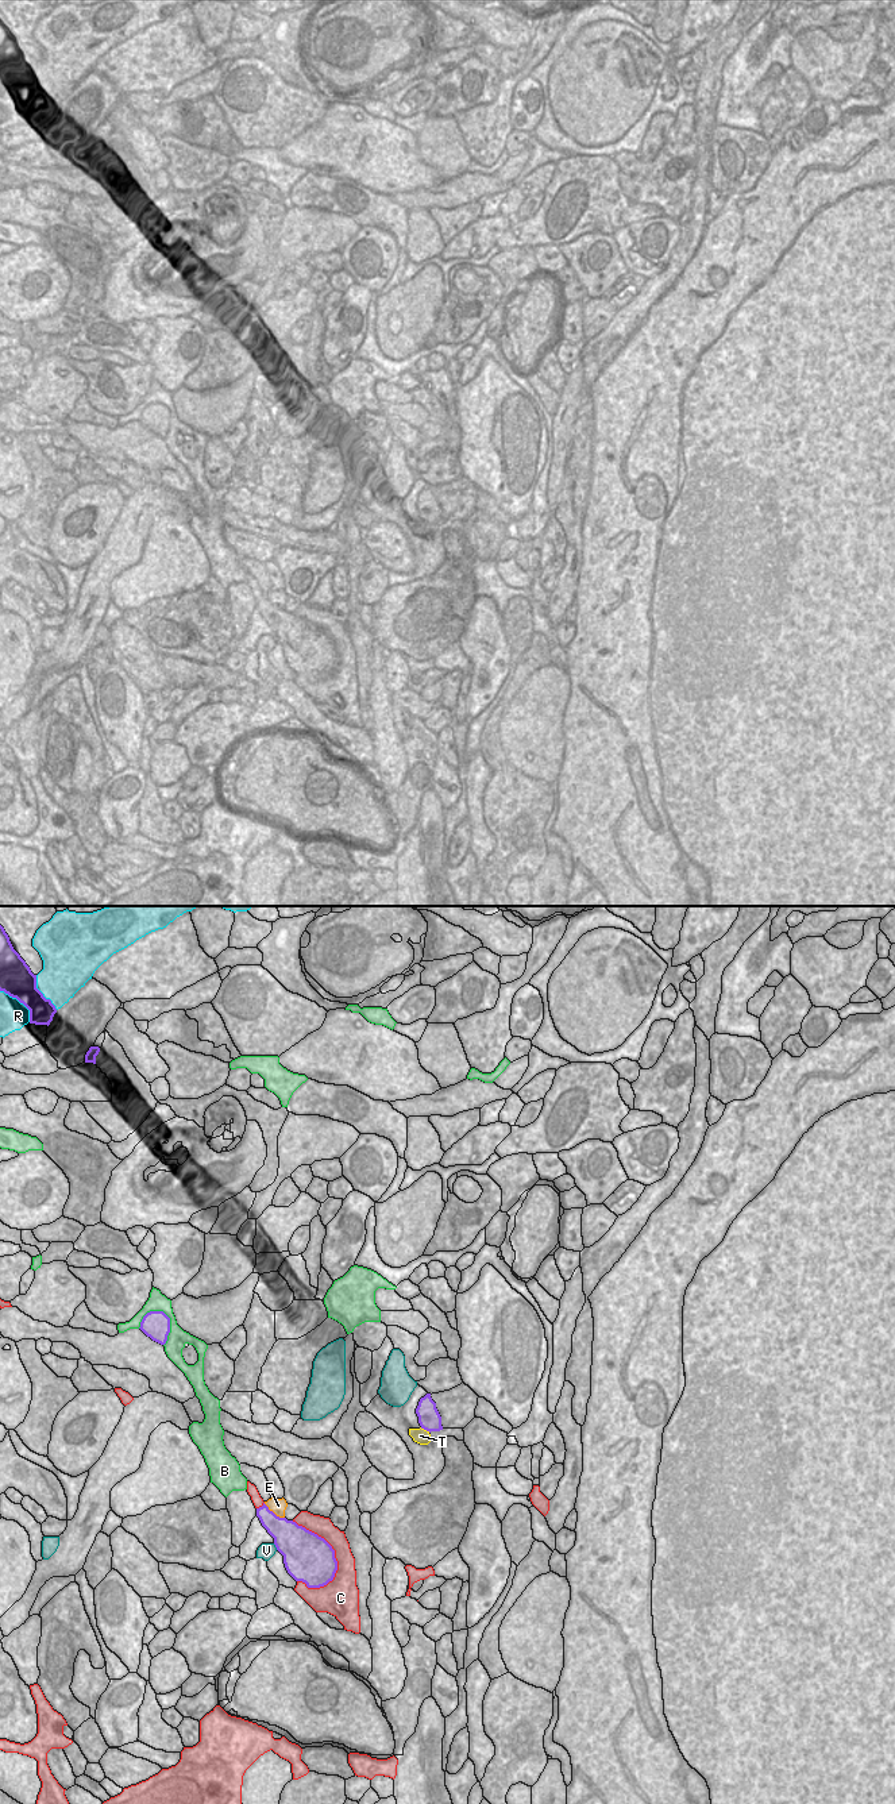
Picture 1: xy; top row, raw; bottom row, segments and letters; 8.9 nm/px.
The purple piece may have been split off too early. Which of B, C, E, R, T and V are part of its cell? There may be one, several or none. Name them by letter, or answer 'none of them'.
none of them

